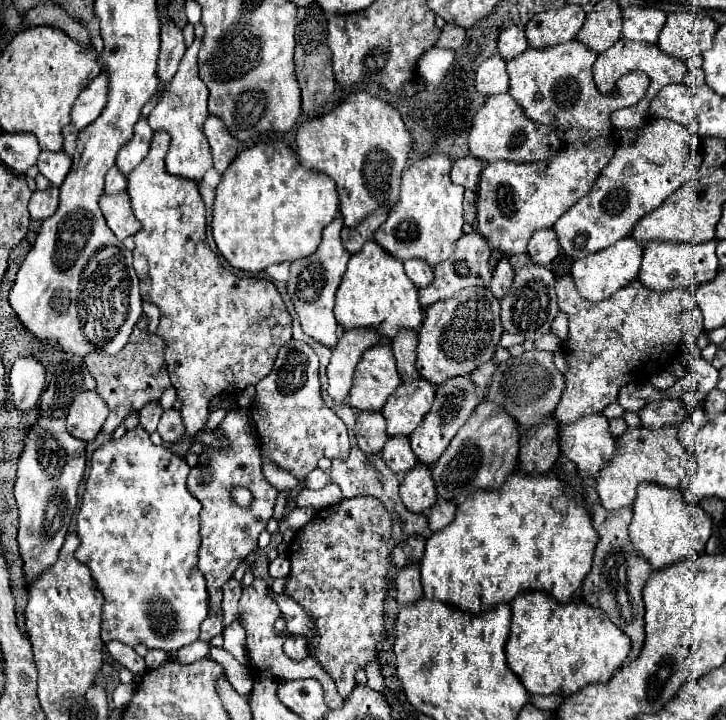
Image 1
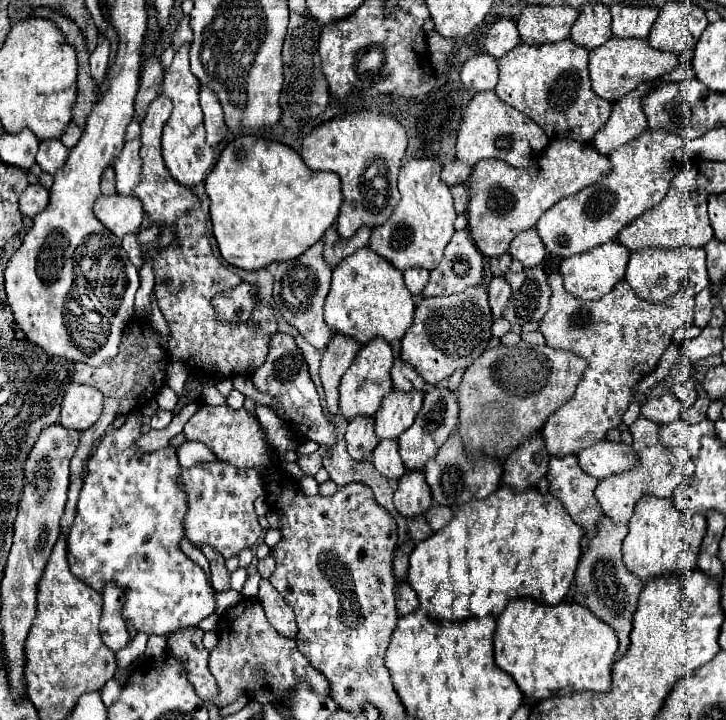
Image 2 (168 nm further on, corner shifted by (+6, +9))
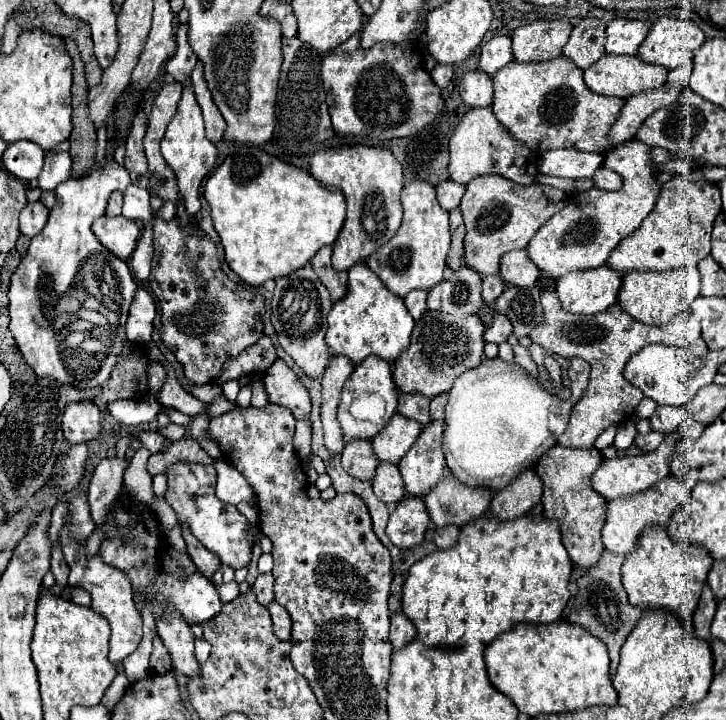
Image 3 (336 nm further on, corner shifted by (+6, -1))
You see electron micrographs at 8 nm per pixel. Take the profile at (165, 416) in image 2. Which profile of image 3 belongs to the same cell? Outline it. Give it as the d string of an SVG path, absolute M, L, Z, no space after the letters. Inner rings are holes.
M142 431L138 433L138 439L142 441L142 445L150 451L150 453L158 453L164 445L164 437L158 431Z

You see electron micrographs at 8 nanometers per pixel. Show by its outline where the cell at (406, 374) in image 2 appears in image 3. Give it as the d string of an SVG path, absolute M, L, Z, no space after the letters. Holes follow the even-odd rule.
M400 391L400 395L398 395L398 411L404 417L416 419L422 425L426 425L430 421L428 407L430 407L430 399L420 393L402 393Z

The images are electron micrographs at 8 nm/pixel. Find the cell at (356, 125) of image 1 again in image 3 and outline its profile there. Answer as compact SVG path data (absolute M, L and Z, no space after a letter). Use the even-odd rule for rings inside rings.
M342 145L334 149L324 149L310 157L308 171L322 185L342 189L348 203L344 227L334 243L334 269L348 271L352 265L366 261L372 251L388 243L388 239L392 239L392 235L398 231L402 223L402 205L398 195L404 185L404 177L400 163L388 147Z

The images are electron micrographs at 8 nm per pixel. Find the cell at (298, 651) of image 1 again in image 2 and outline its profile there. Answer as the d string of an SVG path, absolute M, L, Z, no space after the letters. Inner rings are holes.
M268 579L260 581L258 601L264 607L270 625L274 625L274 629L280 635L284 635L288 639L294 639L296 633L298 633L298 627L296 627L296 617L292 613L292 607L280 597L280 593L272 587L272 583Z

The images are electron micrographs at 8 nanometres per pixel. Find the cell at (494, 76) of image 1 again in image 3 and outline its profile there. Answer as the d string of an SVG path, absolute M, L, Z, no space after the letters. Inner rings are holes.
M468 71L460 81L460 97L470 107L488 107L492 105L492 77L484 71Z

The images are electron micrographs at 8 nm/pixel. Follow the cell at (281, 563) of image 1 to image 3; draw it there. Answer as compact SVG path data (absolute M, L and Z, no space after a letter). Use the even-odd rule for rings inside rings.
M260 573L256 577L256 583L252 585L254 593L256 593L256 601L260 605L268 605L274 599L274 577L270 573Z

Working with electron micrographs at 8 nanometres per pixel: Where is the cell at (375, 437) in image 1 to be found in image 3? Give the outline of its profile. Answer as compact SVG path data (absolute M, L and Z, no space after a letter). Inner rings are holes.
M352 439L342 451L342 467L356 479L372 479L378 463L368 439Z

